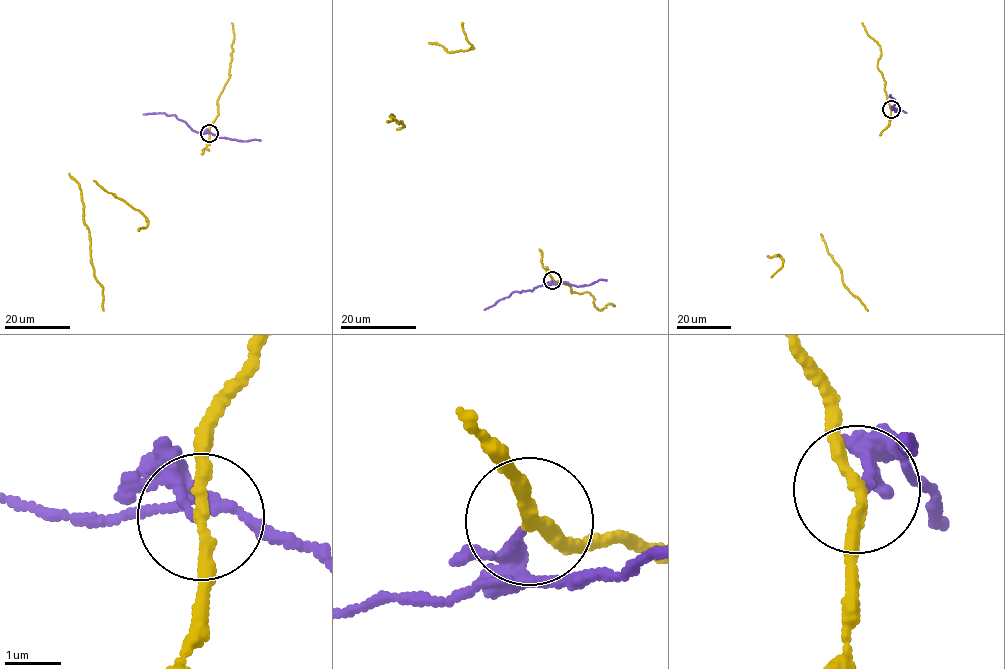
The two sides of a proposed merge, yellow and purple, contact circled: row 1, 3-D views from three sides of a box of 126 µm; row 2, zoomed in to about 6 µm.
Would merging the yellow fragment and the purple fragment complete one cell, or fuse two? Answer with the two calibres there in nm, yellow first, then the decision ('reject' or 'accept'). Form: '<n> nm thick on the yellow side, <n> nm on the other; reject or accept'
180 nm thick on the yellow side, 140 nm on the other; reject

